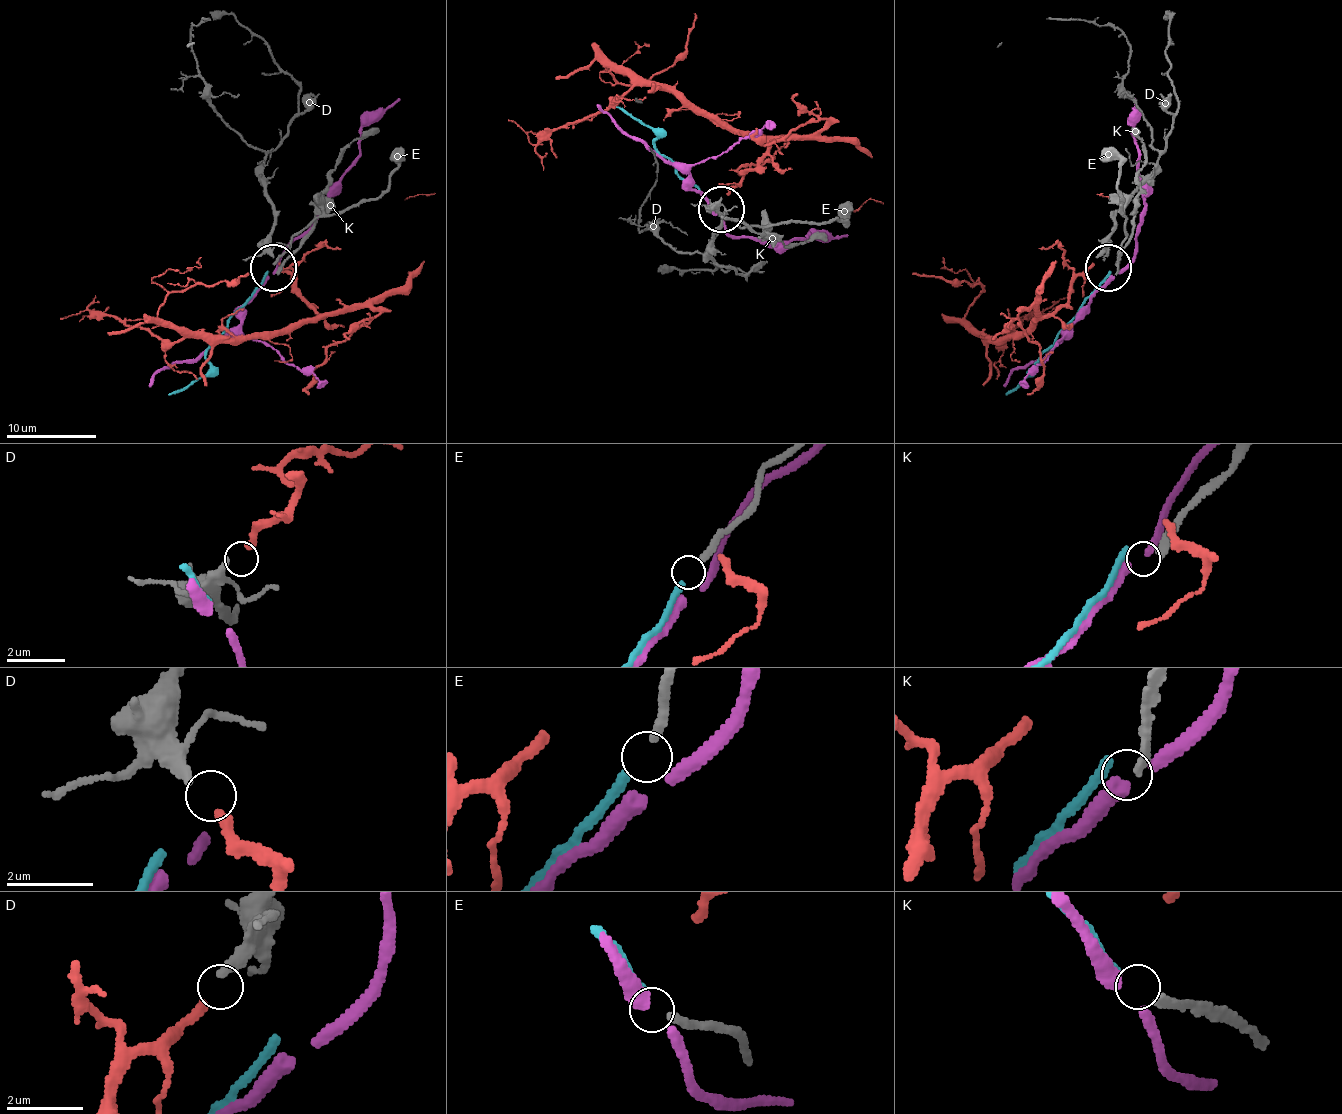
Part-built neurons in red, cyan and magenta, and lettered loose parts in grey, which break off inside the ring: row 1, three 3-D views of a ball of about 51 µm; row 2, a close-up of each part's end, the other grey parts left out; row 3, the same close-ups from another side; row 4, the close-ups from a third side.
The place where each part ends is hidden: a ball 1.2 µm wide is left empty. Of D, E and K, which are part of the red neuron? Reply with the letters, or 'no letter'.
D

